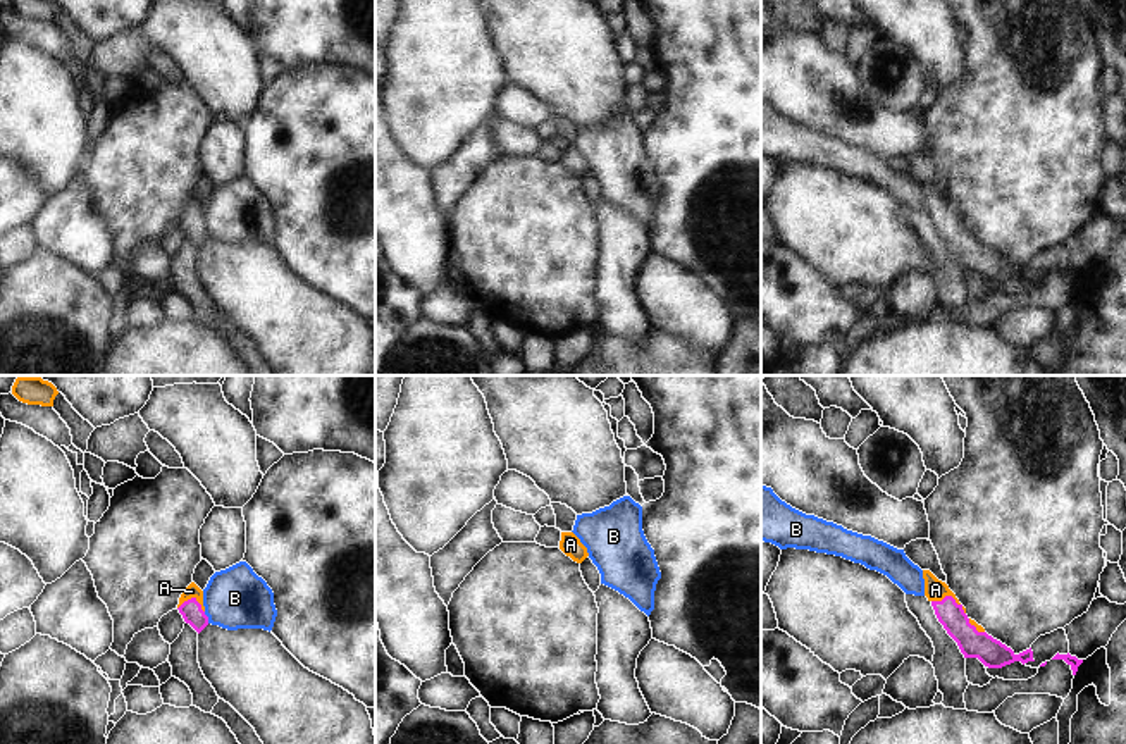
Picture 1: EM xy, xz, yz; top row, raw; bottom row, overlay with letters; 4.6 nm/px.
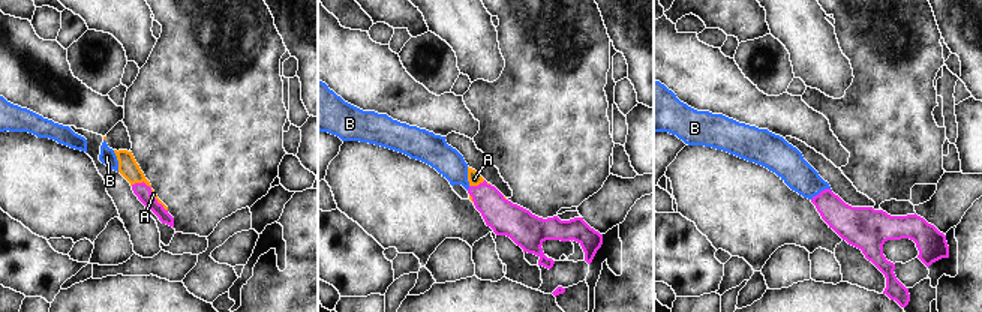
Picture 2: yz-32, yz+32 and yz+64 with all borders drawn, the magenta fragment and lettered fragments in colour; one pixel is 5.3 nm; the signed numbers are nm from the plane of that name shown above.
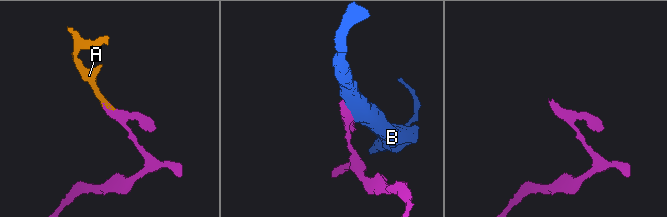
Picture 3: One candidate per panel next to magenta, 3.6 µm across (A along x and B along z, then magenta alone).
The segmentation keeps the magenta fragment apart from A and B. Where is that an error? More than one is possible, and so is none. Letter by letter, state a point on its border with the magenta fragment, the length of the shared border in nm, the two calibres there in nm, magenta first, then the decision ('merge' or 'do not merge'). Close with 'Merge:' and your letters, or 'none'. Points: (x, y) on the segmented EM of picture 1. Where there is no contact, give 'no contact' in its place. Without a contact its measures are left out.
A: meets magenta in yz at (951, 596); contact 170 nm long; 130 nm thick on the magenta side, 100 nm on the other; merge
B: meets magenta in xy at (207, 617); contact 60 nm long; 100 nm thick on the magenta side, 280 nm on the other; do not merge
Merge: A

